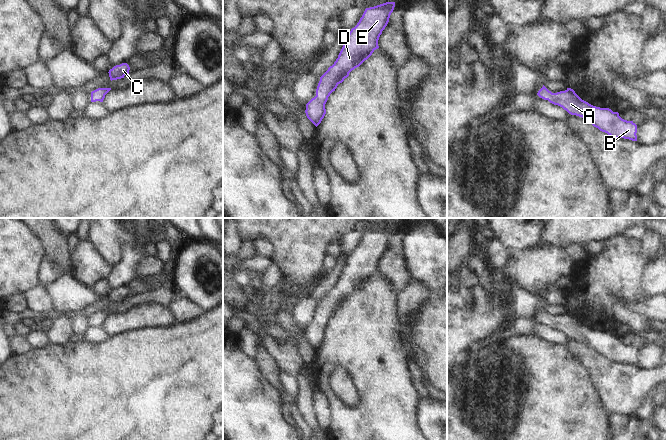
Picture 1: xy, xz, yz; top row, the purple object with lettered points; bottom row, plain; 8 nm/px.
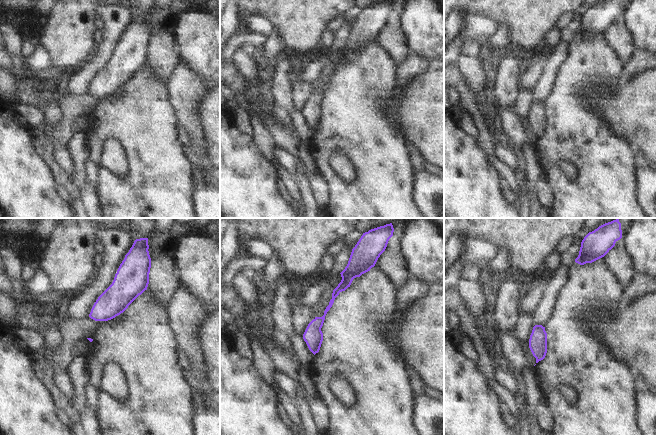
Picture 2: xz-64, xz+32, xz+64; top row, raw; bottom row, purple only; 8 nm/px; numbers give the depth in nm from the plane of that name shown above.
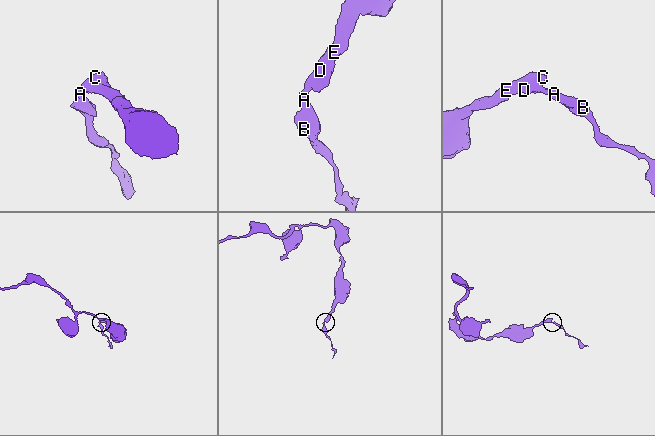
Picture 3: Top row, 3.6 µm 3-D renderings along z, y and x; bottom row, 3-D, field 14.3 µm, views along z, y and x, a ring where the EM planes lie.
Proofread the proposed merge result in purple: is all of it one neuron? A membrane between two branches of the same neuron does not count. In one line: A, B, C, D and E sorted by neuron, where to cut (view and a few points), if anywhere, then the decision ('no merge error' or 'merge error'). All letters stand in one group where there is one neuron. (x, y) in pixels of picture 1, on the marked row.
groups A B C D E; cut none; no merge error

